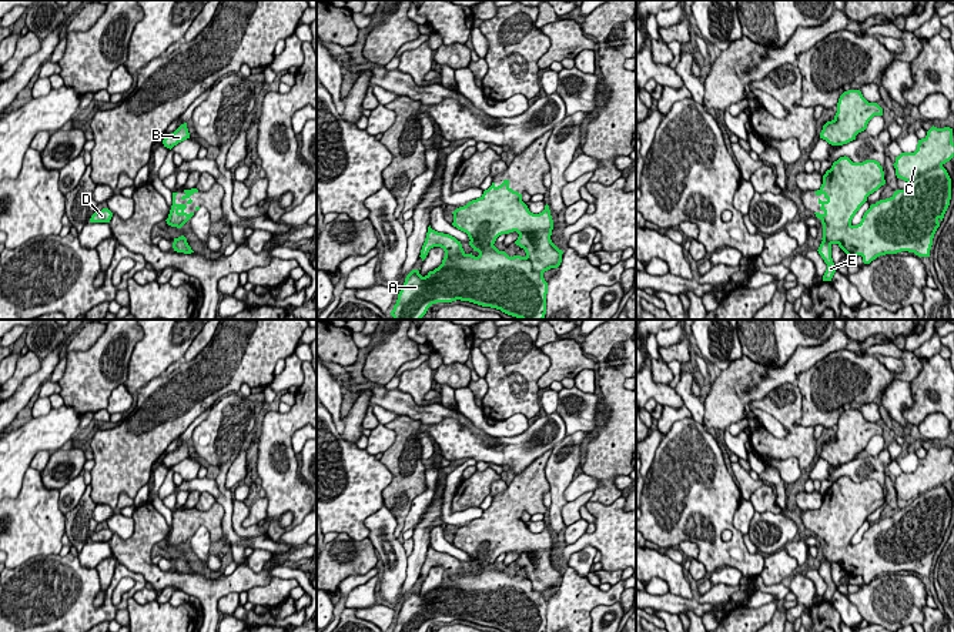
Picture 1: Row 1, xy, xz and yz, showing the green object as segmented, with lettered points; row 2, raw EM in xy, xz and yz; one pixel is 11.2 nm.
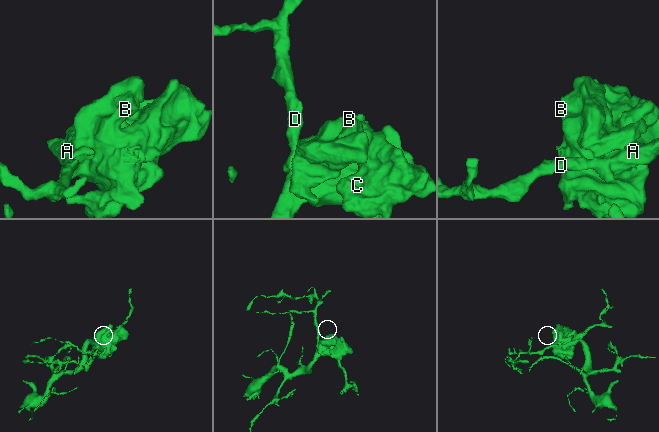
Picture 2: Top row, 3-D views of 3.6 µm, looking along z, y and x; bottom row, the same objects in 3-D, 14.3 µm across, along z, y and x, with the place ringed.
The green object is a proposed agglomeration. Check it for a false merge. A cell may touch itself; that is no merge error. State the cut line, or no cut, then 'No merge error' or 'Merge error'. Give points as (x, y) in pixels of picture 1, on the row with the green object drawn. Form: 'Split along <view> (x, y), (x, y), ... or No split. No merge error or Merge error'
No split. No merge error

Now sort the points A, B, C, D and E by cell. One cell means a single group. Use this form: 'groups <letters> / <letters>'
groups A B C D E

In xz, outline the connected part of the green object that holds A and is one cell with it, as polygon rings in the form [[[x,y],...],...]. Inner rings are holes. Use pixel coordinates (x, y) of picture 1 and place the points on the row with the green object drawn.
[[[503,180],[498,187],[492,183],[479,198],[456,208],[452,214],[452,225],[468,234],[469,245],[479,255],[466,254],[461,241],[449,234],[438,233],[429,225],[419,257],[424,261],[434,247],[441,247],[445,251],[445,257],[442,264],[425,277],[419,274],[419,270],[412,270],[406,275],[396,304],[391,311],[394,320],[421,320],[432,304],[456,300],[496,308],[520,320],[543,320],[548,294],[543,272],[558,268],[563,254],[550,240],[553,220],[549,205],[546,204],[539,214],[530,213],[522,201],[522,194],[509,187],[509,180]],[[513,231],[519,234],[515,244],[525,250],[525,257],[509,257],[493,245],[499,235]]]

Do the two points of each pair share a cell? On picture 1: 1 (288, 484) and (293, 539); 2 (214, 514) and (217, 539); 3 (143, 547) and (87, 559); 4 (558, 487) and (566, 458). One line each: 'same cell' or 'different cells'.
1: different cells
2: same cell
3: different cells
4: same cell

